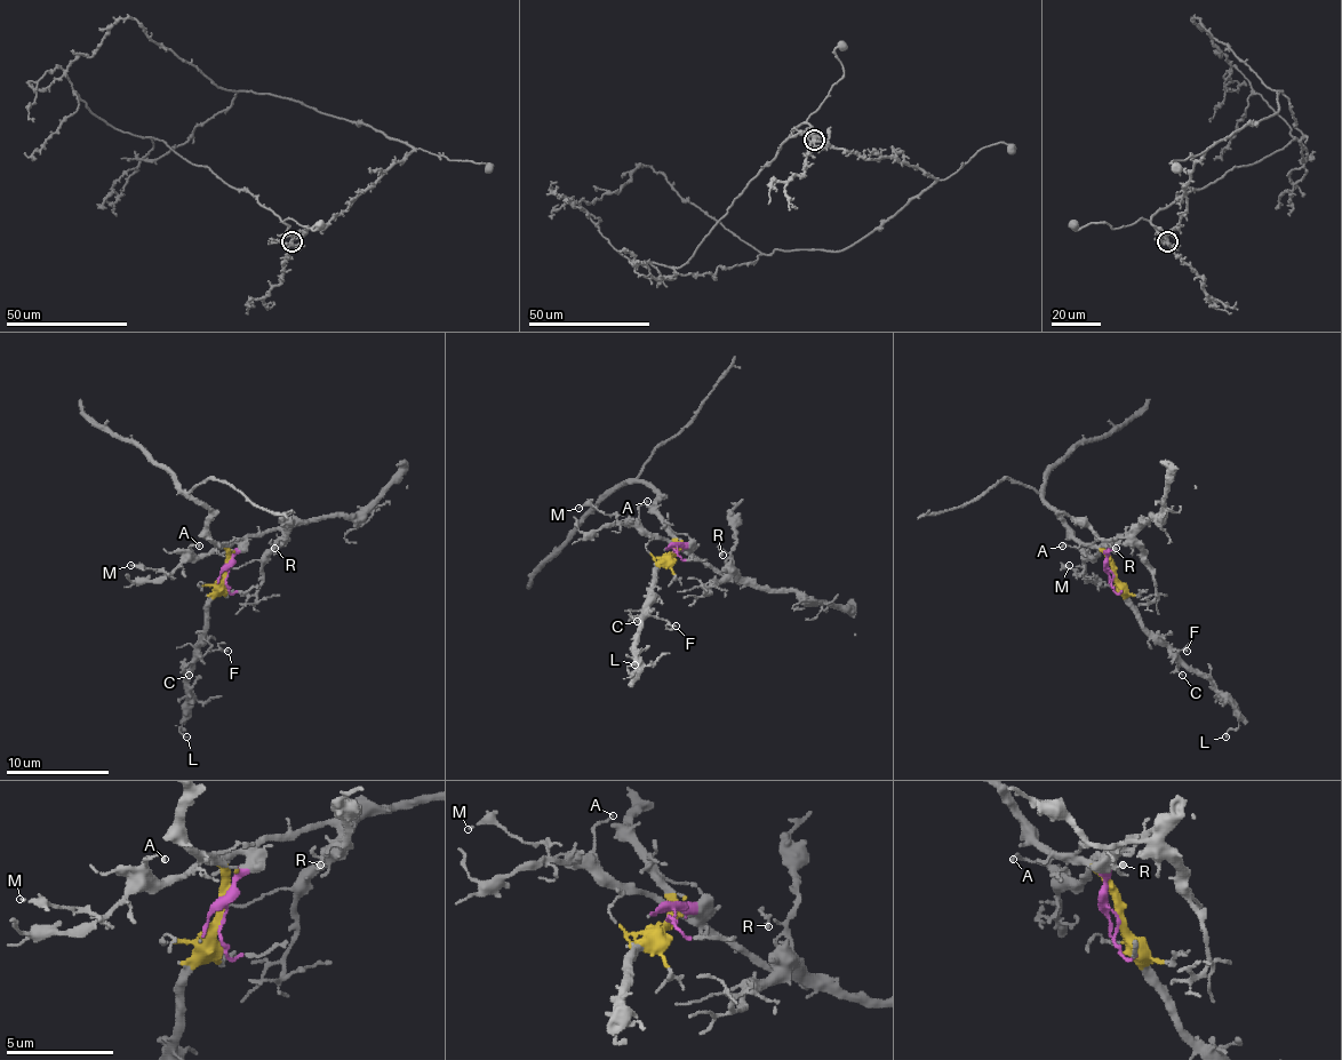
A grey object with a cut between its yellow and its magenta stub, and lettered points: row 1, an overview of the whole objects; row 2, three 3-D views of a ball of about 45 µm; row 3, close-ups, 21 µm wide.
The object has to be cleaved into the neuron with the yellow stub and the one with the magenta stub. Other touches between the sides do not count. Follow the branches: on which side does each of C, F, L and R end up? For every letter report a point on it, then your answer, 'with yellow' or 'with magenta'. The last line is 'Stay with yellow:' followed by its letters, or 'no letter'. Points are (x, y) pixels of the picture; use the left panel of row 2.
C: at (189, 675); with yellow
F: at (228, 651); with yellow
L: at (186, 736); with yellow
R: at (274, 548); with magenta
Stay with yellow: C, F, L

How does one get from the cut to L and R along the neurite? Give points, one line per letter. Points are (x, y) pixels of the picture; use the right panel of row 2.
L: (1113, 574), (1118, 592), (1132, 611), (1231, 706), (1239, 726), (1227, 736)
R: (1113, 574), (1108, 549), (1136, 528), (1128, 536), (1116, 536), (1111, 547), (1116, 549)

